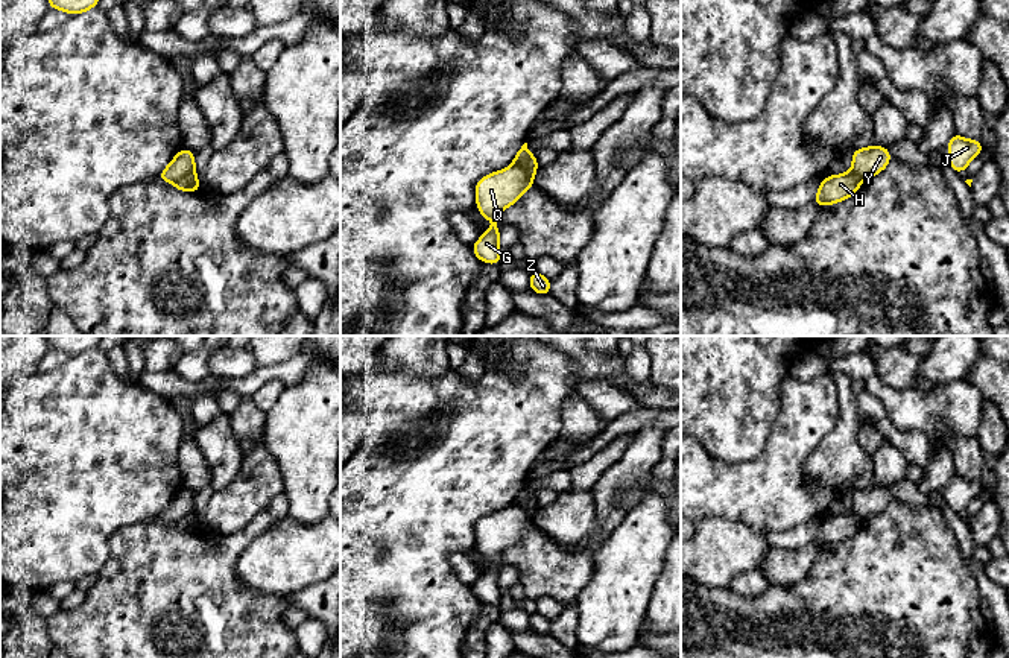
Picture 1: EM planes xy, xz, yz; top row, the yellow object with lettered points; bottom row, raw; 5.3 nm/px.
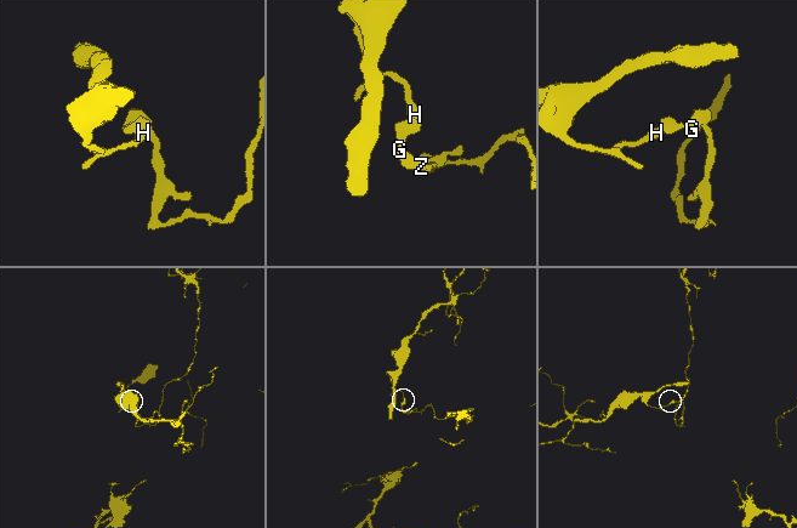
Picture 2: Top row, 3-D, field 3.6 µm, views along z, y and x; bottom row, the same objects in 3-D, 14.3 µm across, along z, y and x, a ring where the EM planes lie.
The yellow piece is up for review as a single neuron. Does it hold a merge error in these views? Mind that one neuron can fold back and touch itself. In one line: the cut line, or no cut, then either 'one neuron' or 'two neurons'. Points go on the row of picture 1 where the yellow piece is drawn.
cut xy (195, 172), (172, 183); two neurons

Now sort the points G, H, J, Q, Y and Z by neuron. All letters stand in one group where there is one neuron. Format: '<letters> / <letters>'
G J Q Y Z / H

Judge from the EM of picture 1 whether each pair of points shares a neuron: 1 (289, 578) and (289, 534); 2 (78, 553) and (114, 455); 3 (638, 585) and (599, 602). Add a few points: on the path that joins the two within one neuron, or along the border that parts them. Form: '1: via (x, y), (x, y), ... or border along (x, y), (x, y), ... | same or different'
1: via (289, 567), (289, 544) | same
2: via (78, 529), (78, 491), (90, 479) | same
3: via (629, 585), (608, 602) | same

